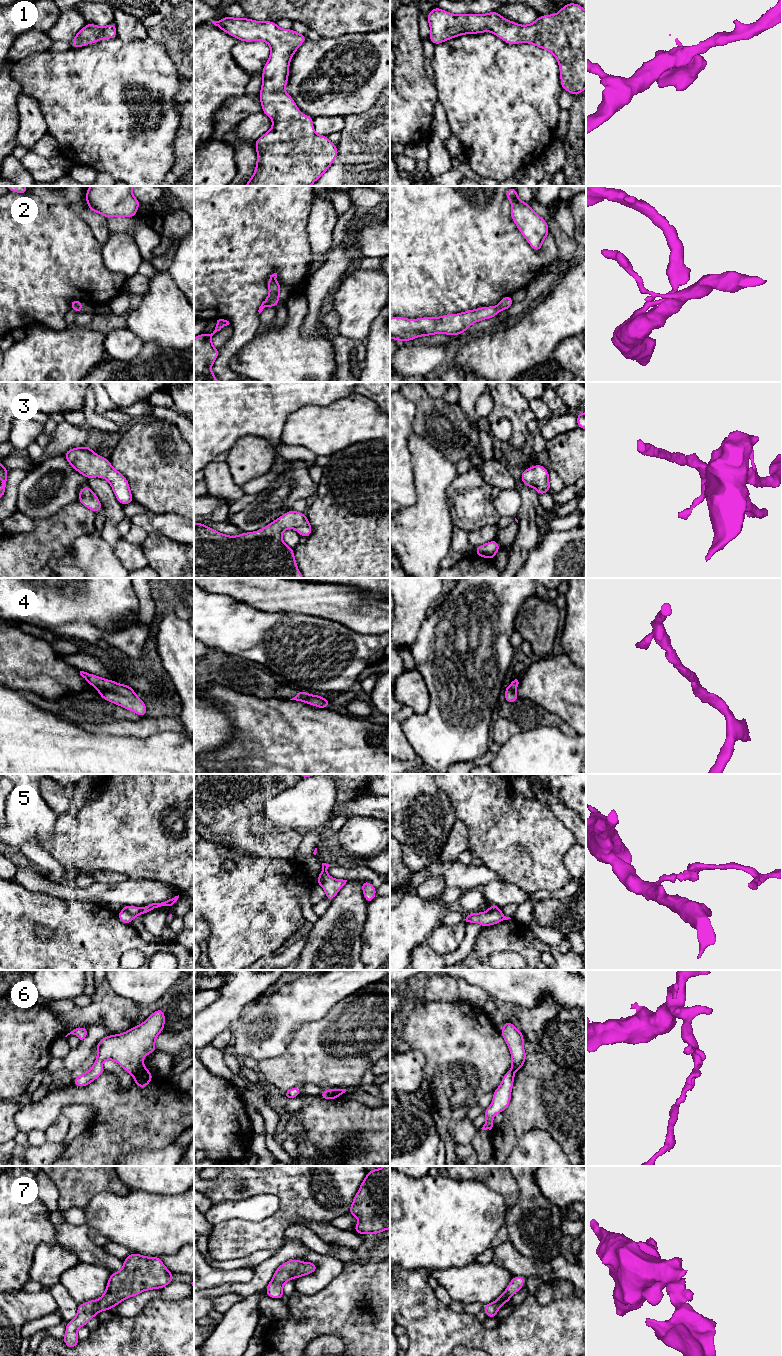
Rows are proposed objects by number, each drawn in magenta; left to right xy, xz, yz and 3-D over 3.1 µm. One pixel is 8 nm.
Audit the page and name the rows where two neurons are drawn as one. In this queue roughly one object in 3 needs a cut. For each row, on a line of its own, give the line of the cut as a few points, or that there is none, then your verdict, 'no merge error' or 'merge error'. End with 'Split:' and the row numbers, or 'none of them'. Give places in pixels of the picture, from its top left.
1: no cut; no merge error
2: no cut; no merge error
3: no cut; no merge error
4: no cut; no merge error
5: cut in yz along (488, 909), (499, 911), (504, 919); merge error
6: cut in xy along (145, 1068), (133, 1076); merge error
7: no cut; no merge error
Split: 5, 6

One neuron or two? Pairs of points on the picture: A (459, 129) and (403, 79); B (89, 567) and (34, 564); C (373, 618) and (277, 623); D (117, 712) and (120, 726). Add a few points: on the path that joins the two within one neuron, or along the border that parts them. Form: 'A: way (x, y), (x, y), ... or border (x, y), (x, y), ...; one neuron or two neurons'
A: border (432, 81), (438, 100); two neurons
B: border (70, 554), (52, 557), (48, 566); two neurons
C: border (307, 614), (328, 618), (339, 622), (351, 630); two neurons
D: border (141, 717), (137, 720), (113, 720), (95, 724); two neurons

